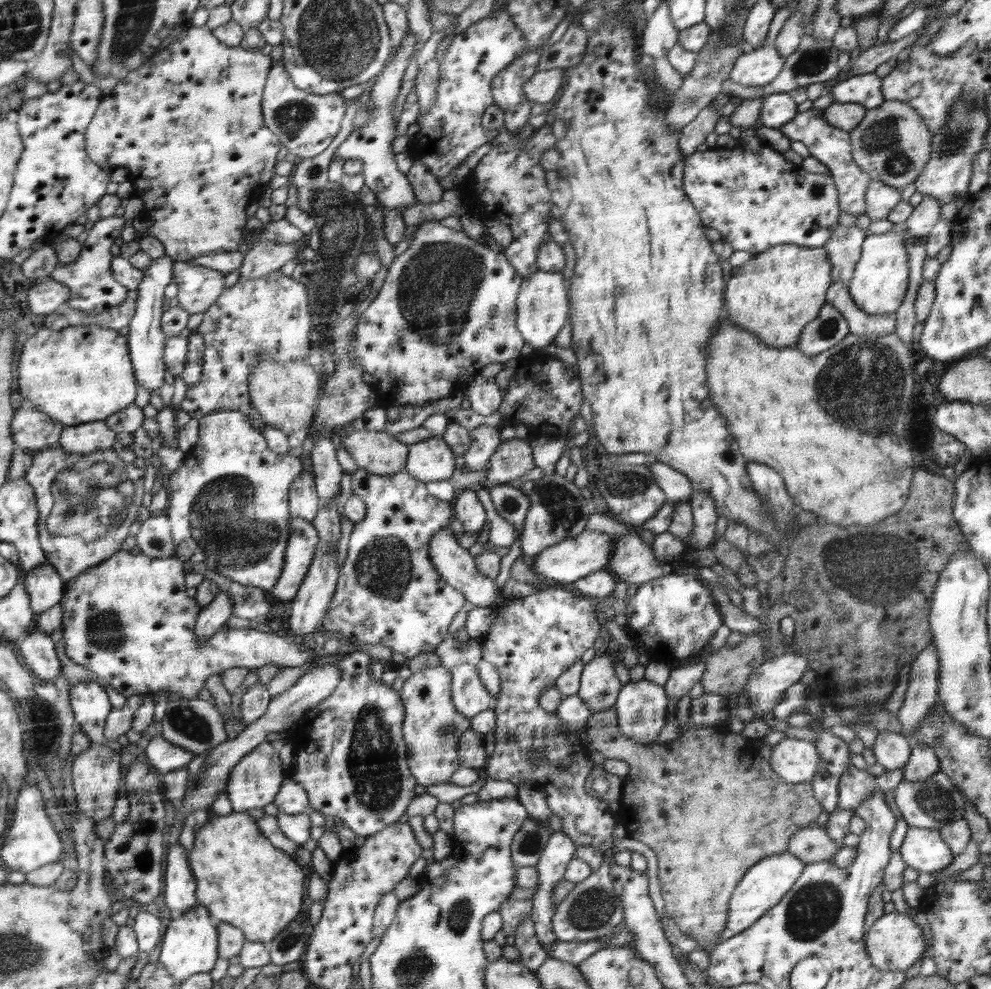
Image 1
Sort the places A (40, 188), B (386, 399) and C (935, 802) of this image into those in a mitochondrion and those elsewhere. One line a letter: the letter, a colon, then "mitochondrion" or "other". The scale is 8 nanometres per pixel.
A: other
B: other
C: mitochondrion

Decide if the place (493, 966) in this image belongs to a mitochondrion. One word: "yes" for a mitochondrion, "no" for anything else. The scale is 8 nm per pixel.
no

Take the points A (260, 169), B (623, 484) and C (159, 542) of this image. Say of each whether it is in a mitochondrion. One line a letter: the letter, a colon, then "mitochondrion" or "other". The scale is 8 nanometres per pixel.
A: other
B: mitochondrion
C: mitochondrion

